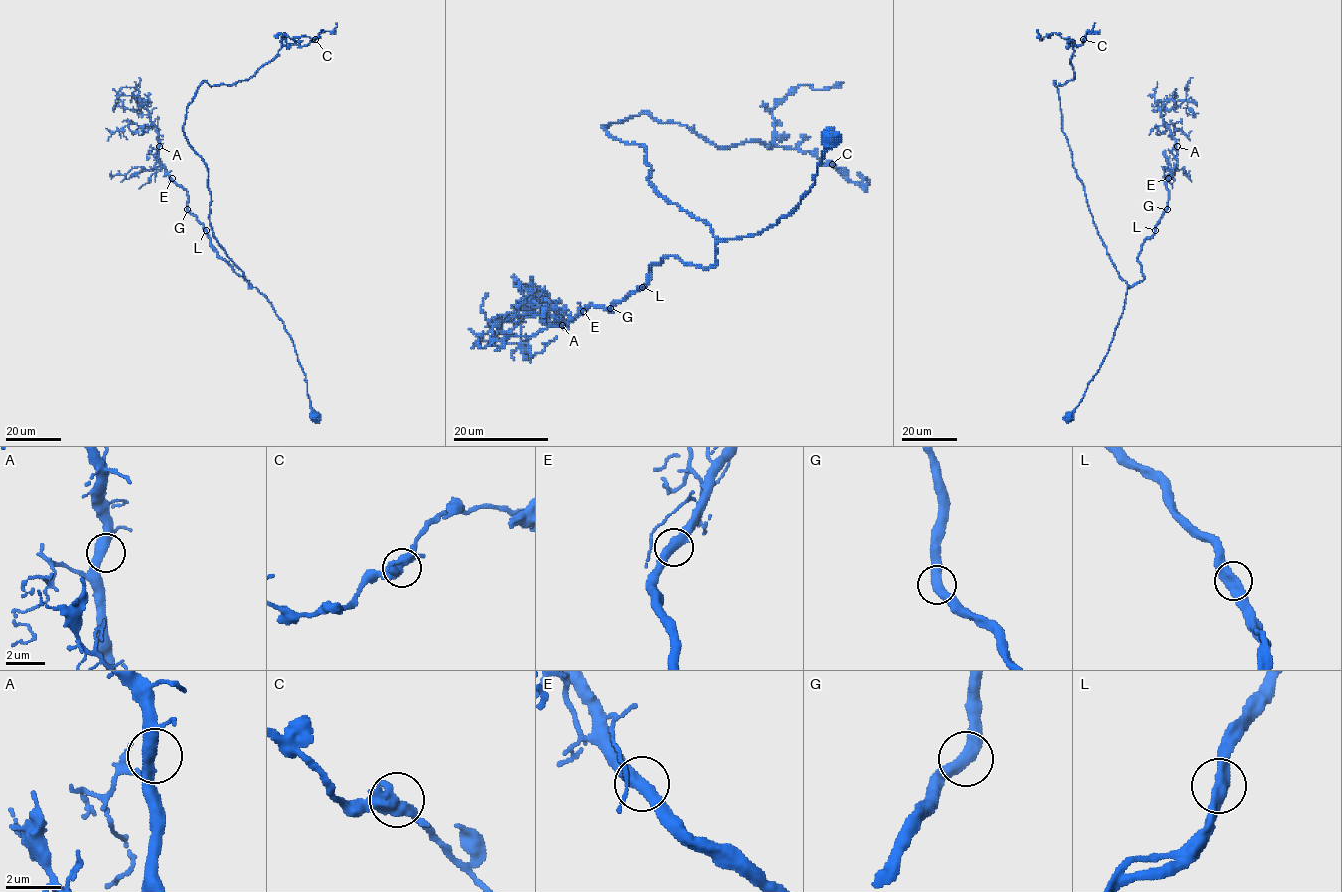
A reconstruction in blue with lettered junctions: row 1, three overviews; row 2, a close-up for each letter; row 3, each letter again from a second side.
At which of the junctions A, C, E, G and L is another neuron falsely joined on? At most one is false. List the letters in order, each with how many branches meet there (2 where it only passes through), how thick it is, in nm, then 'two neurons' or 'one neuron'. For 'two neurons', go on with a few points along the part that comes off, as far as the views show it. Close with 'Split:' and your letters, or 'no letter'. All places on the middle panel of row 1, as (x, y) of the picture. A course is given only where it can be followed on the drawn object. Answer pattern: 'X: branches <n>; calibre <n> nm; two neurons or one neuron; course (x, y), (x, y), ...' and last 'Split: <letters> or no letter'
A: branches 2; calibre 460 nm; one neuron
C: branches 2; calibre 480 nm; one neuron
E: branches 2; calibre 440 nm; one neuron
G: branches 2; calibre 440 nm; one neuron
L: branches 2; calibre 460 nm; one neuron
Split: no letter

